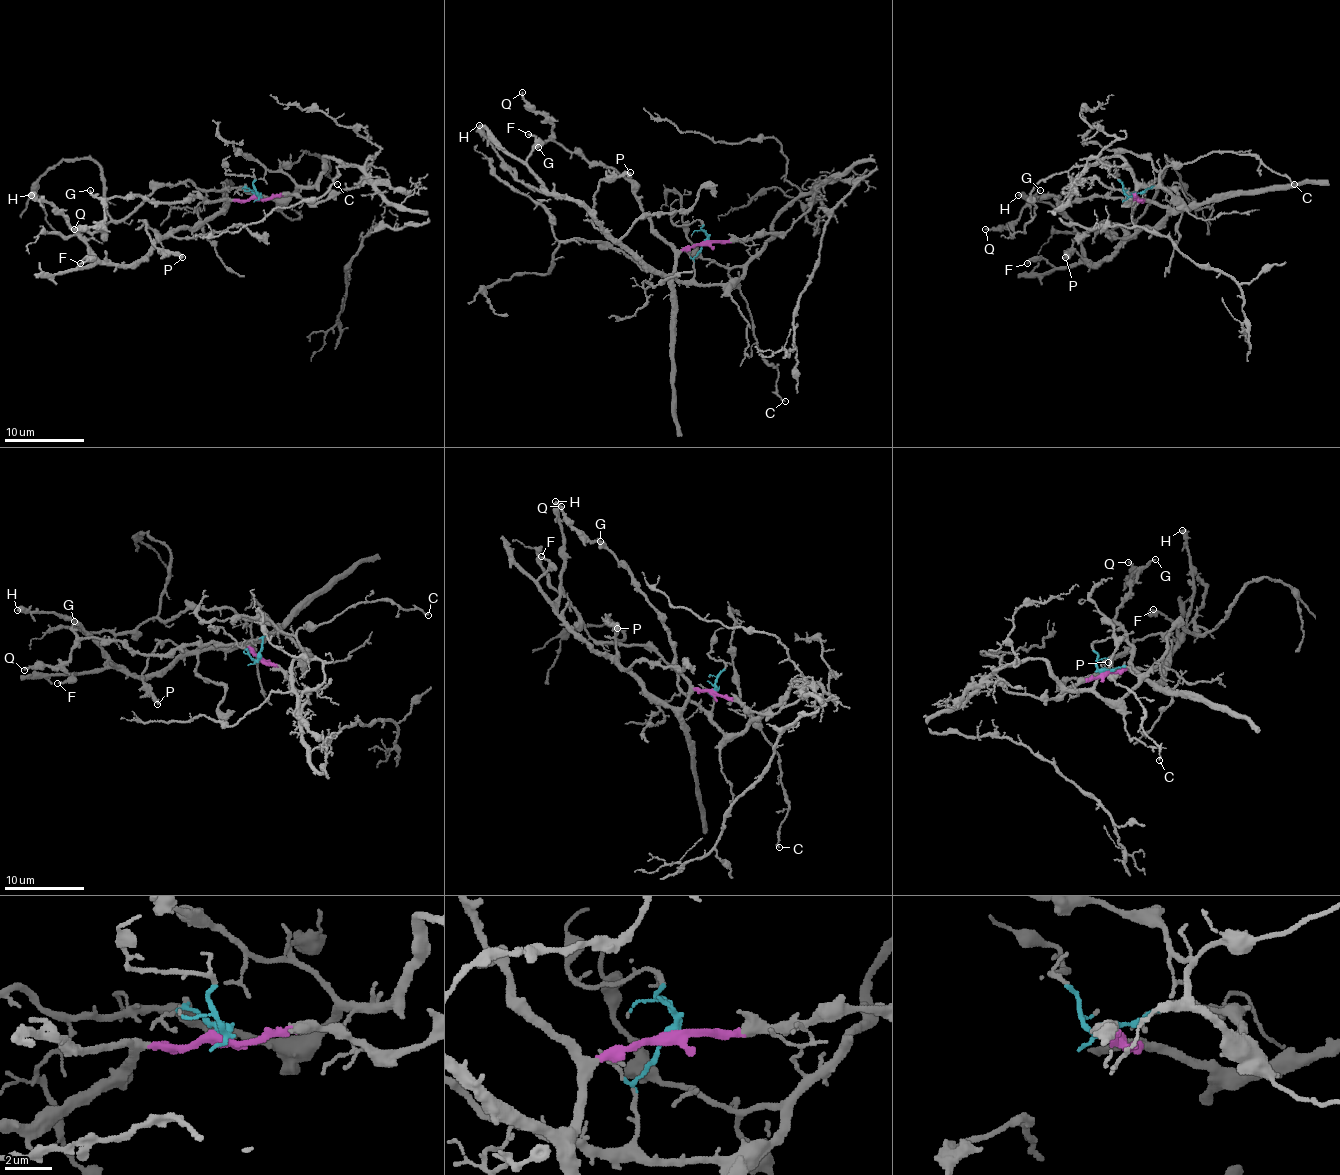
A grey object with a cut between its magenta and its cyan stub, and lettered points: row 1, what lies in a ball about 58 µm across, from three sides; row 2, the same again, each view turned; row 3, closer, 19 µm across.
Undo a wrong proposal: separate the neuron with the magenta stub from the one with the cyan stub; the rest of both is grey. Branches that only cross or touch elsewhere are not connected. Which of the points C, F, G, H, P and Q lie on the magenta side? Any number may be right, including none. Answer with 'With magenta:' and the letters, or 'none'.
With magenta: F, G, H, P, Q

